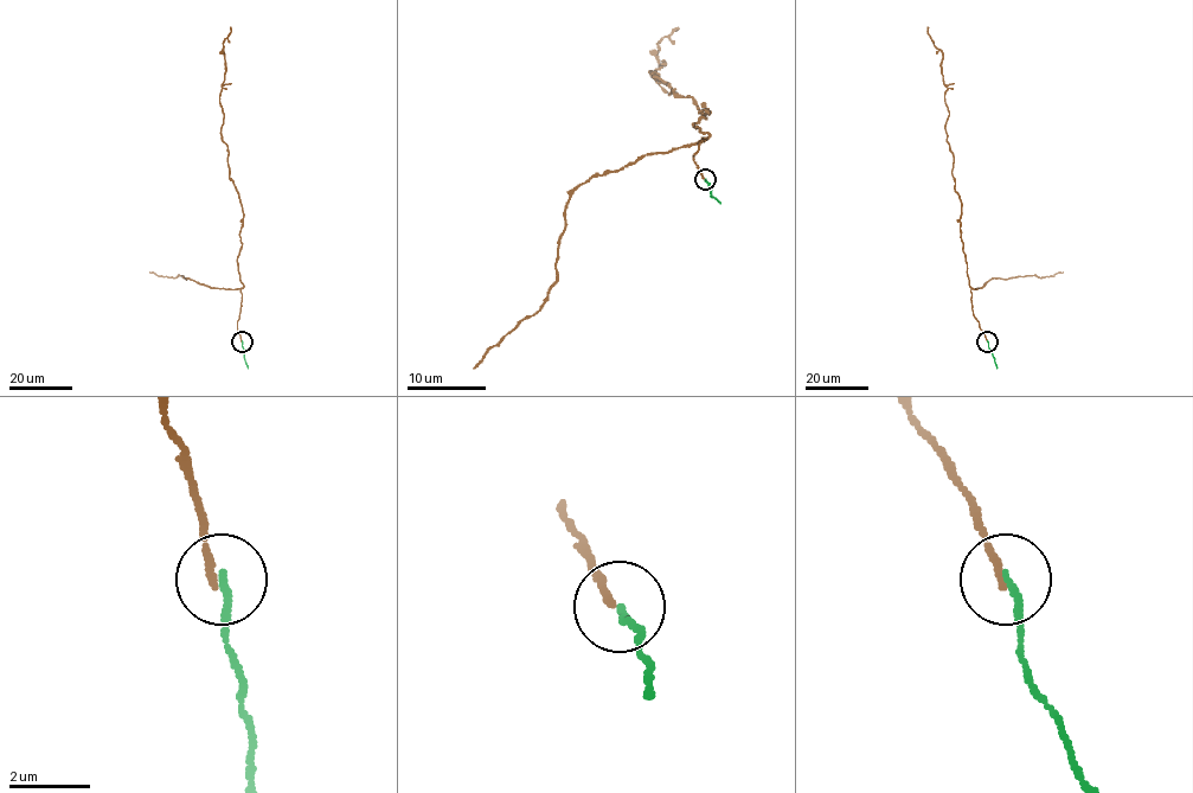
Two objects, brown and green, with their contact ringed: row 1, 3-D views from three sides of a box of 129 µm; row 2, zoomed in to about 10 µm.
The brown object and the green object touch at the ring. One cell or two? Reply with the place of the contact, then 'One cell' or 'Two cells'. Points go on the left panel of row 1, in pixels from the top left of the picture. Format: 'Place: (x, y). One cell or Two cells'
Place: (242, 341). One cell

